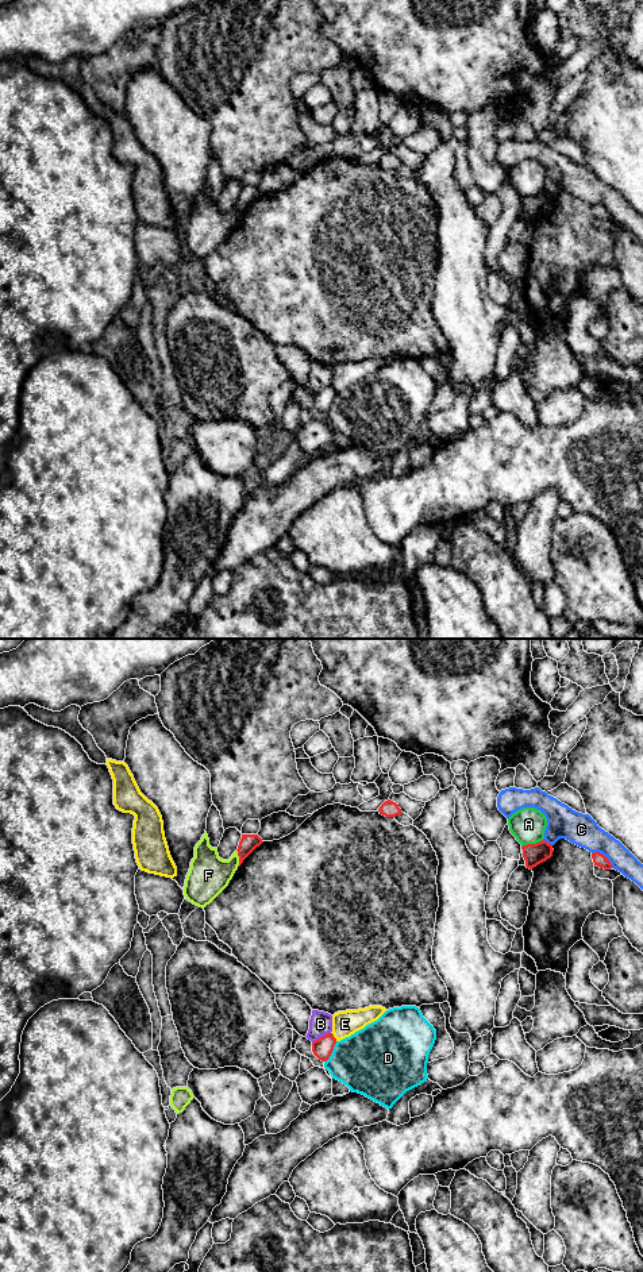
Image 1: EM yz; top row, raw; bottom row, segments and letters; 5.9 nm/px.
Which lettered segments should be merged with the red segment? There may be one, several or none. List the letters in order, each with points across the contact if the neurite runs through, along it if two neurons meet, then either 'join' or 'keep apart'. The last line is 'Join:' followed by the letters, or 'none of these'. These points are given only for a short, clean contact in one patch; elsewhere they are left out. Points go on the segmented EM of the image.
A: along yz (542, 839), (522, 847) | keep apart
B: along yz (330, 1032), (312, 1043) | keep apart
C: keep apart
D: along yz (337, 1041), (331, 1055), (324, 1062) | keep apart
E: keep apart
F: along yz (237, 850), (238, 866) | keep apart
Join: none of these

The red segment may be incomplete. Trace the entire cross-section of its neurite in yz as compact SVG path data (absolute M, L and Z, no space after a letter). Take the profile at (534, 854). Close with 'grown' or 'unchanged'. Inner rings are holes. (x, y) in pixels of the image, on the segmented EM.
M542 840L536 844L527 844L521 847L525 867L532 870L538 864L546 862L552 856L552 845Z | unchanged

